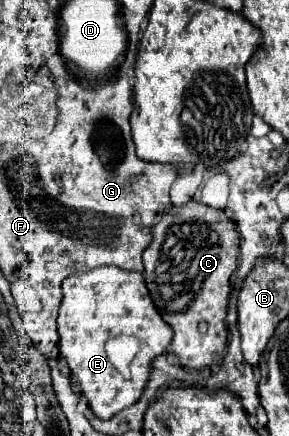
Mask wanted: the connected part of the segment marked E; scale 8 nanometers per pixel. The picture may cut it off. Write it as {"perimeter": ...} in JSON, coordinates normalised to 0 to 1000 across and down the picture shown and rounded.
{"perimeter":[[[339,612],[304,626],[242,631],[235,644],[215,649],[215,667],[221,686],[201,722],[208,814],[228,823],[249,860],[270,869],[270,883],[284,888],[284,901],[304,915],[325,952],[346,961],[381,961],[491,911],[533,823],[574,810],[595,782],[595,750],[554,727],[554,718],[540,718],[491,626],[401,612]]]}

